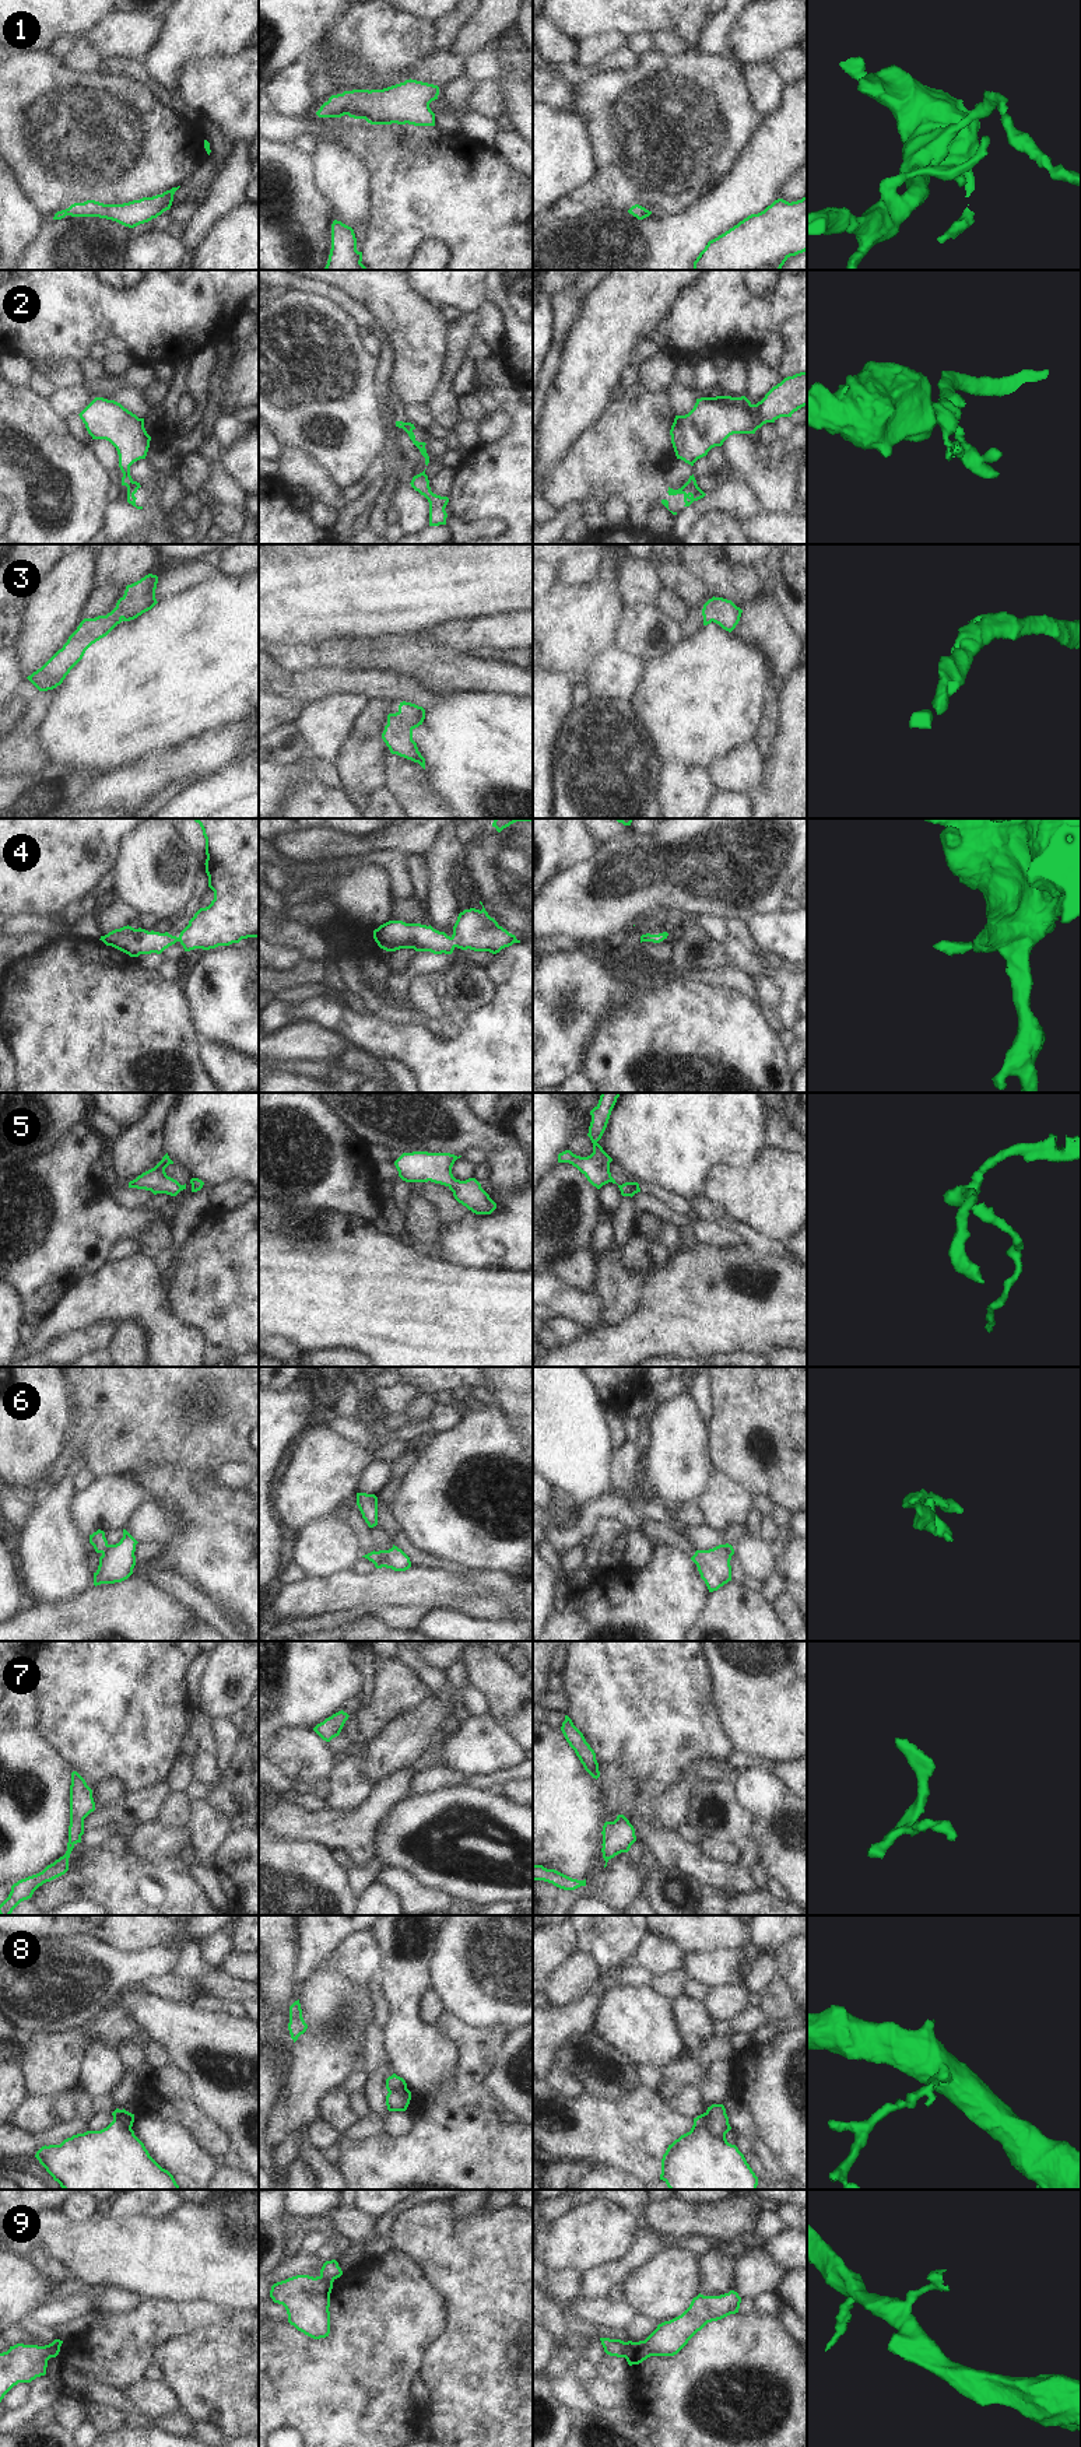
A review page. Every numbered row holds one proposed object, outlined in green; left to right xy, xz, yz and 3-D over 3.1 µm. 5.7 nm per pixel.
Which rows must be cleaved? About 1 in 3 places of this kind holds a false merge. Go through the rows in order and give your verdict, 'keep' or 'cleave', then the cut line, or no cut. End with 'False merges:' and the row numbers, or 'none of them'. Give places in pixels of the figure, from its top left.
1: keep | no cut
2: cleave | xy (133, 481), (127, 487)
3: keep | no cut
4: keep | no cut
5: keep | no cut
6: cleave | xz (376, 1552), (383, 1566)
7: keep | no cut
8: cleave | yz (706, 2111), (708, 2128), (715, 2135), (725, 2138)
9: cleave | yz (627, 2342), (623, 2356)
False merges: 2, 6, 8, 9

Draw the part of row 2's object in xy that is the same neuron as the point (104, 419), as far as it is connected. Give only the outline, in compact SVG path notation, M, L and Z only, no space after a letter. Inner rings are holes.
M95 397L80 414L92 439L106 439L117 451L122 485L133 483L130 466L145 459L151 437L144 428L144 418L124 409L115 400Z

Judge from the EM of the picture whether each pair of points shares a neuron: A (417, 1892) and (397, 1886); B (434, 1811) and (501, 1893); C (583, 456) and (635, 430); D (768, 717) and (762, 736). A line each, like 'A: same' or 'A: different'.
A: same
B: same
C: same
D: same

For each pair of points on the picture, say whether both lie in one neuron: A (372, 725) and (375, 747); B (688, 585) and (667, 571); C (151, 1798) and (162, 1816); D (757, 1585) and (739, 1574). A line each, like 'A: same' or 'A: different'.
A: different
B: same
C: different
D: same

